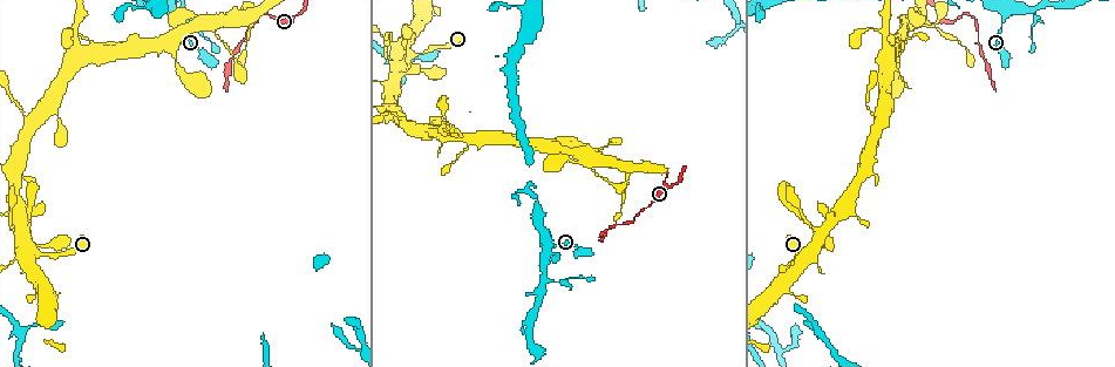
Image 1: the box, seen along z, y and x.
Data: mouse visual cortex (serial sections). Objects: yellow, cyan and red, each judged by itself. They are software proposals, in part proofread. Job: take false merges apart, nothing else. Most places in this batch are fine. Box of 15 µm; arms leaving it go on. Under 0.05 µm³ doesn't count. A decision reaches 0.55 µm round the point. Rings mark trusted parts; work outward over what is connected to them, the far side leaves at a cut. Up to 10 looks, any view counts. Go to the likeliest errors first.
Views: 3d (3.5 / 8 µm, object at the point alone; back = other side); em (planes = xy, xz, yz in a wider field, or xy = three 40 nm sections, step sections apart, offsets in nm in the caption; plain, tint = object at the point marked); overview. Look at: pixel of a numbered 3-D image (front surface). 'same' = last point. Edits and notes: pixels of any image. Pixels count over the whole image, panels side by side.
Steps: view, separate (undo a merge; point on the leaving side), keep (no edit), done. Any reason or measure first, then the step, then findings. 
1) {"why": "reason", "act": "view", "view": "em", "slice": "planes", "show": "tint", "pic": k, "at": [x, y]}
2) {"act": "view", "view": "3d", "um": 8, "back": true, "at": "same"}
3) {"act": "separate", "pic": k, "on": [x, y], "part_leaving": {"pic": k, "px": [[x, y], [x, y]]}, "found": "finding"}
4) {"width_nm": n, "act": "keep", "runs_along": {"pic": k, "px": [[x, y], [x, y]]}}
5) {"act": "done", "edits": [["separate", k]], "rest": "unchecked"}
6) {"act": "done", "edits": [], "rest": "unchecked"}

{"act": "view", "view": "3d", "um": 3.5, "pic": 1, "at": [543, 275]}

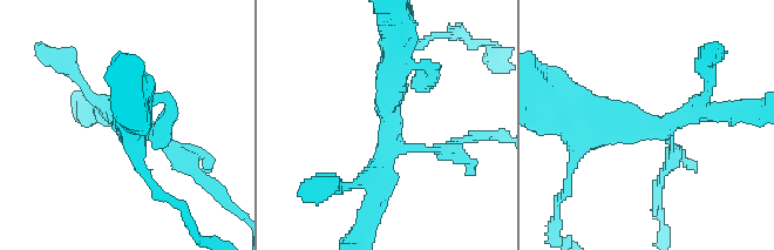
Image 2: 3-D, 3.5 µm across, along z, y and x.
{"arms": 3, "arm_widths_nm": [100, 300, 400], "act": "view", "view": "em", "slice": "xy", "step": 2, "show": "tint", "pic": 2, "at": [389, 135]}

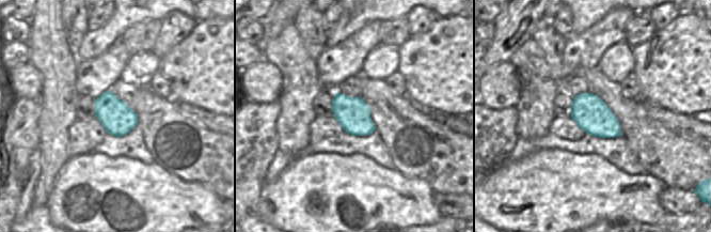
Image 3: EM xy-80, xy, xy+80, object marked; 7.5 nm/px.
{"act": "keep", "runs_along": {"pic": 2, "px": [[399, 60], [369, 208]]}, "found": "continuous, no second cell"}

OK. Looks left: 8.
{"why": "four or more arms meet", "act": "view", "view": "3d", "um": 8, "pic": 1, "at": [35, 254]}

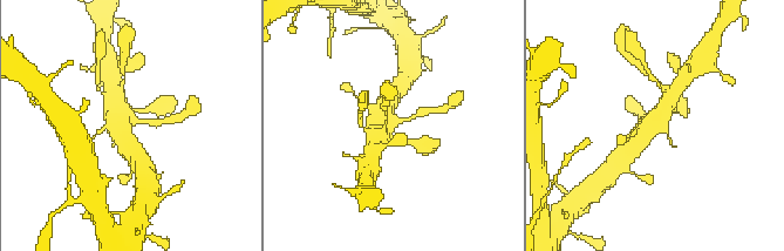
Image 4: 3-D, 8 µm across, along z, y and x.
{"act": "view", "view": "3d", "um": 3.5, "pic": 4, "at": [131, 121]}

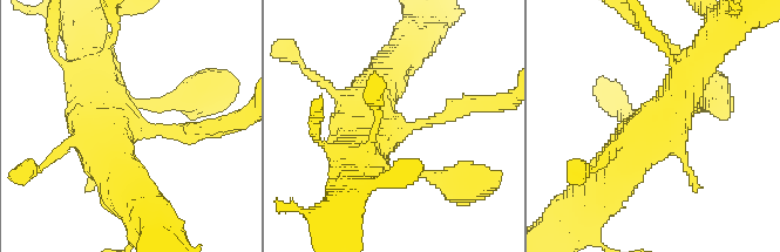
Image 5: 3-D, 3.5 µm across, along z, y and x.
{"why": "now the EM", "act": "view", "view": "em", "slice": "xy", "step": 1, "show": "tint", "pic": 5, "at": [394, 128]}

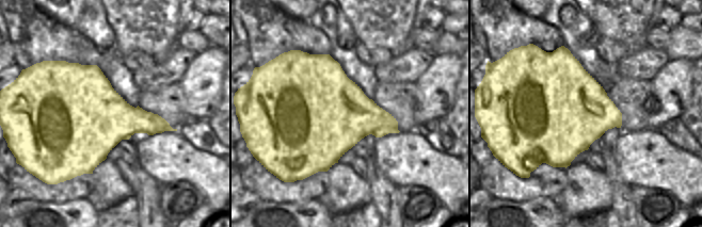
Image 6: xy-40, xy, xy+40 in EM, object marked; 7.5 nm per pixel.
{"width_nm": 700, "act": "keep", "runs_along": {"pic": 5, "px": [[183, 130], [110, 116], [82, 55]]}, "found": "all the same cell"}

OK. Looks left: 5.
{"why": "thin arm on a thick one", "act": "view", "view": "3d", "um": 3.5, "pic": 1, "at": [878, 122]}

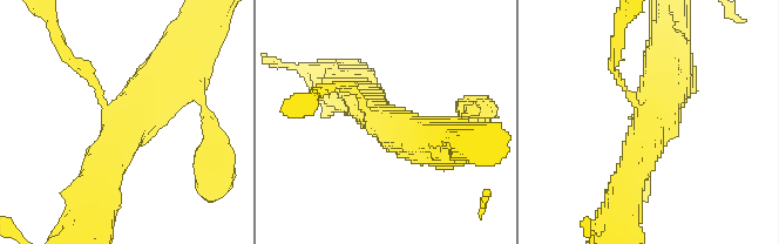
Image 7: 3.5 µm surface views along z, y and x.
{"arms": 3, "arm_widths_nm": [100, 450, 600], "why": "shape alone is not enough", "act": "view", "view": "em", "slice": "xy", "step": 1, "show": "tint", "pic": 7, "at": [650, 126]}

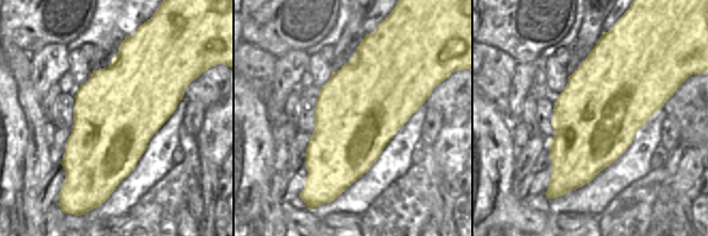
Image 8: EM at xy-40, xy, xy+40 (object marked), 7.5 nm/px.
{"act": "keep", "found": "one cell here"}

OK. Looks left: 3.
{"why": "three arms meet", "act": "view", "view": "3d", "um": 3.5, "pic": 1, "at": [875, 28]}

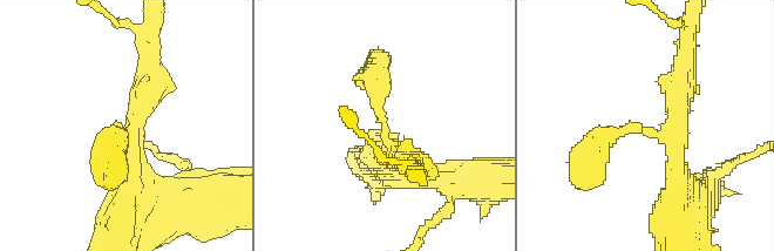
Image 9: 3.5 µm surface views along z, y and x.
{"arms": 3, "arm_widths_nm": [300, 300, 350], "why": "now the EM", "act": "view", "view": "em", "slice": "xy", "step": 1, "show": "tint", "pic": 9, "at": [642, 132]}

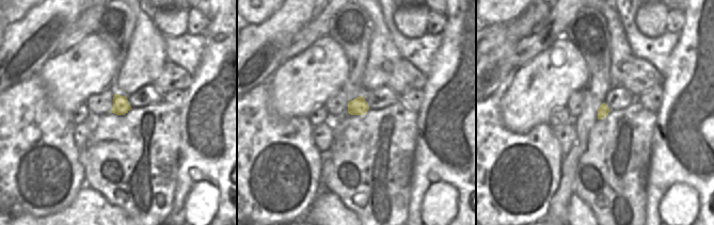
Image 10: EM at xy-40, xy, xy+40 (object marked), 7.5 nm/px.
{"act": "view", "view": "em", "slice": "xy", "step": 3, "show": "tint", "at": "same"}

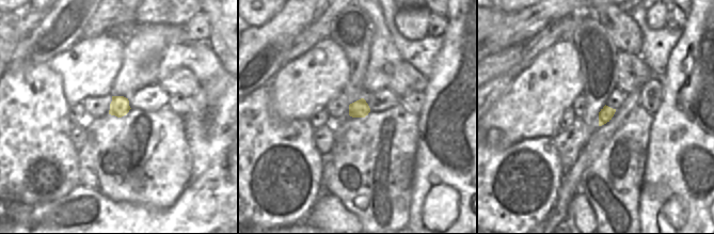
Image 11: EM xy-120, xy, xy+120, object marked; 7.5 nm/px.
{"act": "keep", "runs_along": {"pic": 9, "px": [[393, 161], [375, 103], [375, 68]]}, "found": "one cell here"}

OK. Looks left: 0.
{"act": "done", "edits": [], "rest": "unchecked"}

